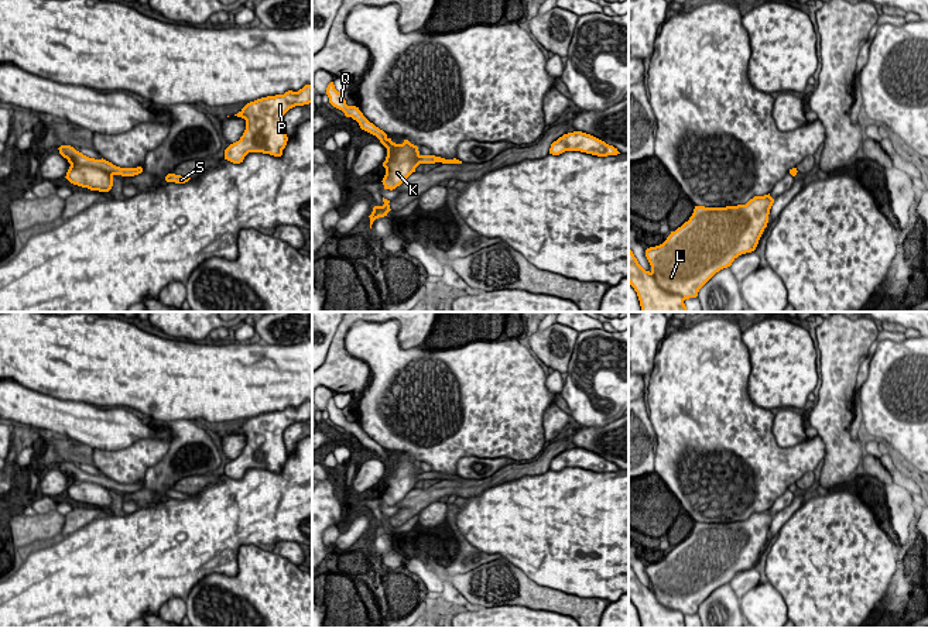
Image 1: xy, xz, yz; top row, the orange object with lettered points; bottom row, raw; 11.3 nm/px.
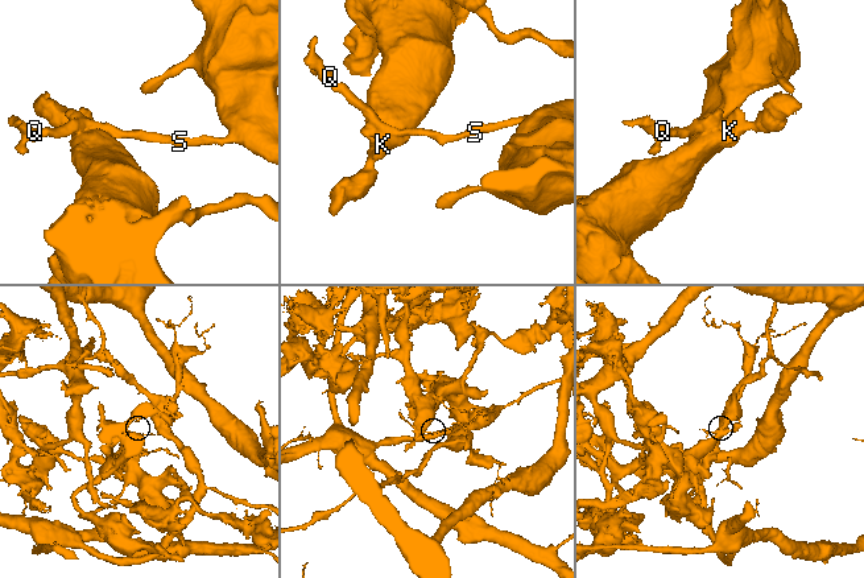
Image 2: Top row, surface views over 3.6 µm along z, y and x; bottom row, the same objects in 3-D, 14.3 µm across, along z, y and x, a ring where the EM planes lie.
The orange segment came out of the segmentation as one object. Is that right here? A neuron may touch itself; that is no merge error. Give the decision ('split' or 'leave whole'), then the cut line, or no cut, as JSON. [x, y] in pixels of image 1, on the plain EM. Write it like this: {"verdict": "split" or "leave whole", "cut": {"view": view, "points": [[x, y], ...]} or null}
{"verdict": "split", "cut": {"view": "xy", "points": [[133, 486], [122, 491]]}}

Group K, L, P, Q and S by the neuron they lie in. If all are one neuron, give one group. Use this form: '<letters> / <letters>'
K L Q / P S

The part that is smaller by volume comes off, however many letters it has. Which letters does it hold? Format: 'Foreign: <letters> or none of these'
Foreign: P, S

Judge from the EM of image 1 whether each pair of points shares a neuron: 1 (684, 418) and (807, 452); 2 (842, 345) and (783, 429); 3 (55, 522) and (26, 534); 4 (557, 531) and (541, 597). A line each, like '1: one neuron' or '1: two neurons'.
1: one neuron
2: two neurons
3: one neuron
4: two neurons

